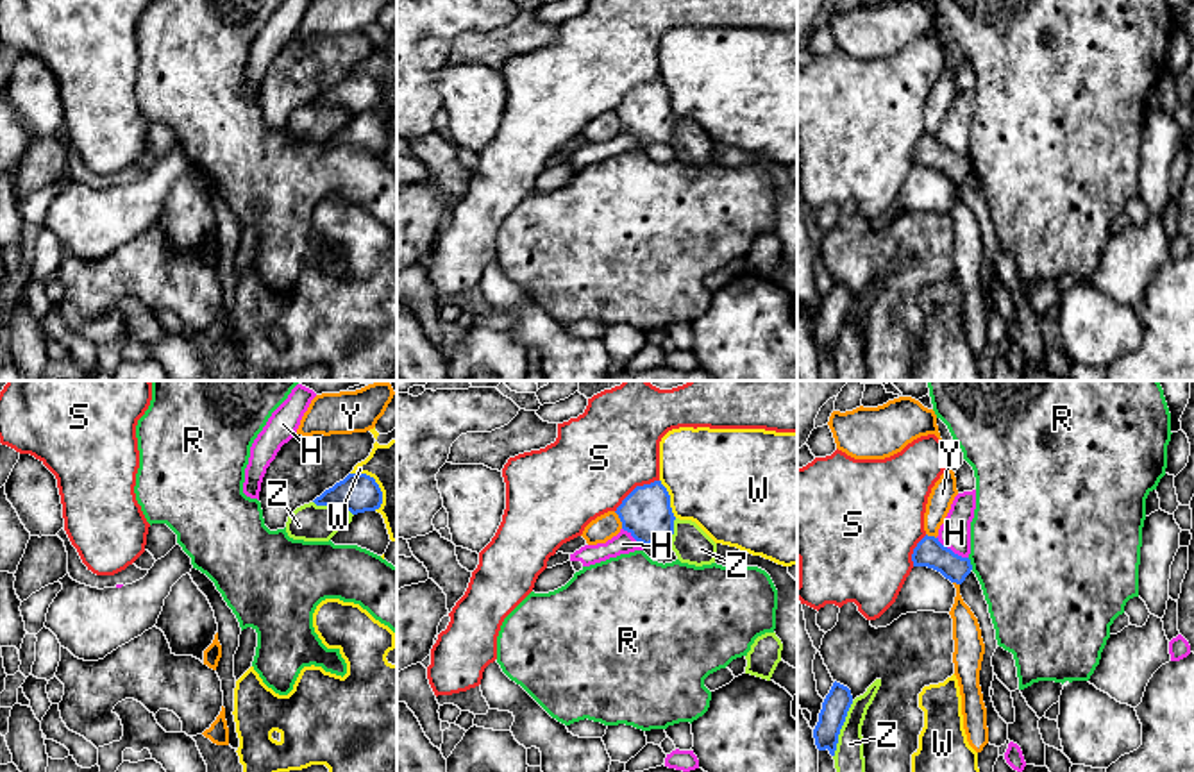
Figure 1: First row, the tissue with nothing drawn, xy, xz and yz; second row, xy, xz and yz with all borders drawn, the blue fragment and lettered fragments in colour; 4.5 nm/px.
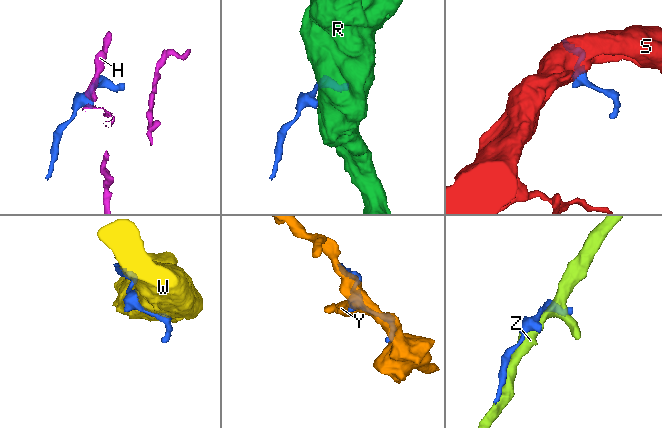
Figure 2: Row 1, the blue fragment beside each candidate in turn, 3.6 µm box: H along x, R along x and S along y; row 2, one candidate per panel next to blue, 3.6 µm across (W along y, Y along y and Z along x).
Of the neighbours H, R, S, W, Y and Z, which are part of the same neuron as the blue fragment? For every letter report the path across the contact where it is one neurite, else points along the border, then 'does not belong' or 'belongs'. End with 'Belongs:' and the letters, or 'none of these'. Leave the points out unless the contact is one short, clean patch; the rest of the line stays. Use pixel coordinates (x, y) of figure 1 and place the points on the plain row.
H: along yz (937, 136), (944, 145), (967, 158) | does not belong
R: along yz (967, 158), (973, 168) | does not belong
S: does not belong
W: does not belong
Y: does not belong
Z: does not belong
Belongs: none of these

